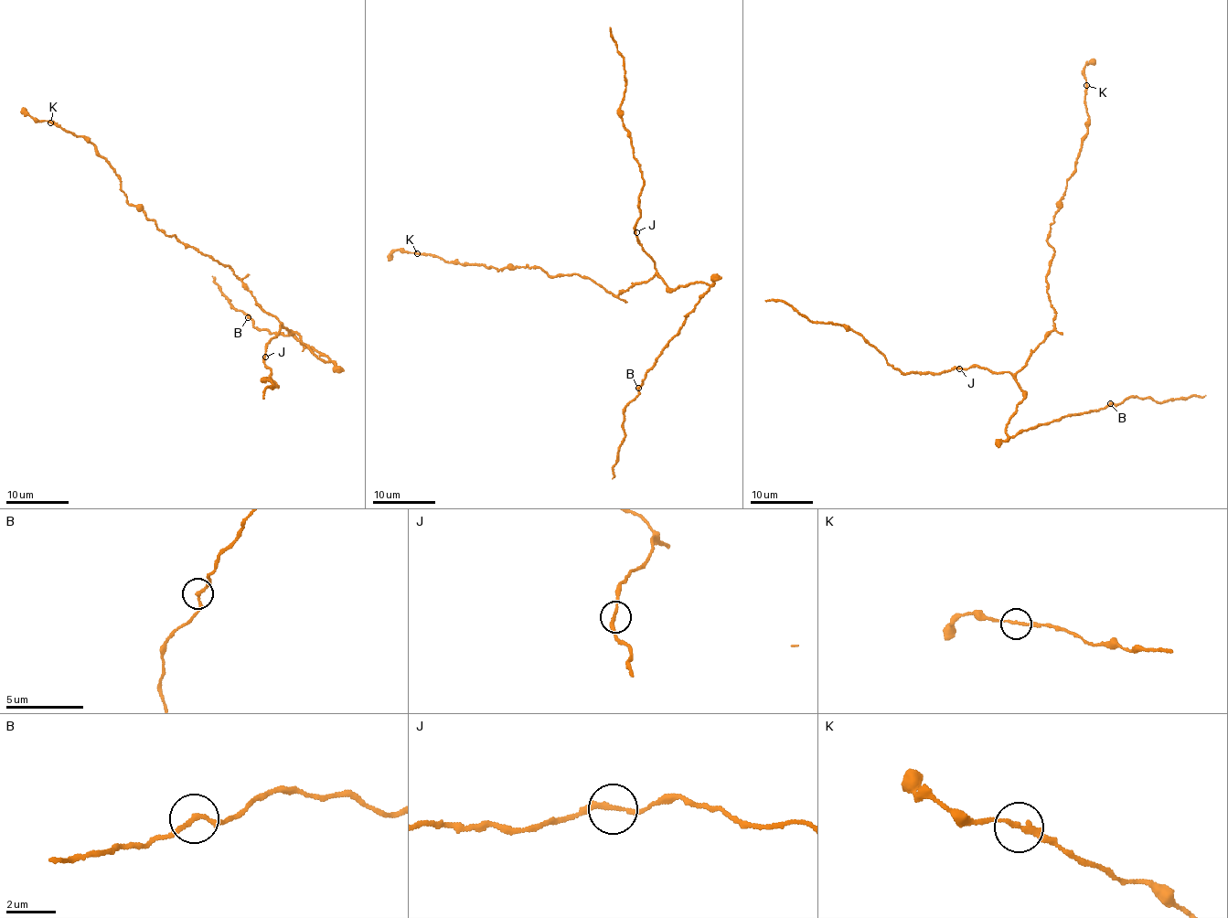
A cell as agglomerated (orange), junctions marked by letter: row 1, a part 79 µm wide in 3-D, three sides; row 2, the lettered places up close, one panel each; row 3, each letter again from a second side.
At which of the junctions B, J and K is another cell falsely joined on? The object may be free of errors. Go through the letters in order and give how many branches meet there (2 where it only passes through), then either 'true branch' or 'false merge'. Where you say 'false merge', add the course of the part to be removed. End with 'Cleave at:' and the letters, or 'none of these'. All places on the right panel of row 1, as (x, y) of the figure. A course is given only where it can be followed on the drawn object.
B: 2 | true branch
J: 2 | true branch
K: 2 | true branch
Cleave at: none of these

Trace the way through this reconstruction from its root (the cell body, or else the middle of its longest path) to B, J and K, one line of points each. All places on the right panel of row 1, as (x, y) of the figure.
B: (1031, 353), (1015, 377), (1024, 396), (1006, 427), (1008, 435), (1018, 434), (1062, 416), (1103, 410), (1110, 403)
J: (1031, 353), (1015, 374), (994, 373), (977, 366), (959, 368)
K: (1031, 353), (1048, 336), (1056, 316), (1047, 291), (1049, 261), (1054, 252), (1047, 235), (1088, 131), (1086, 85)

